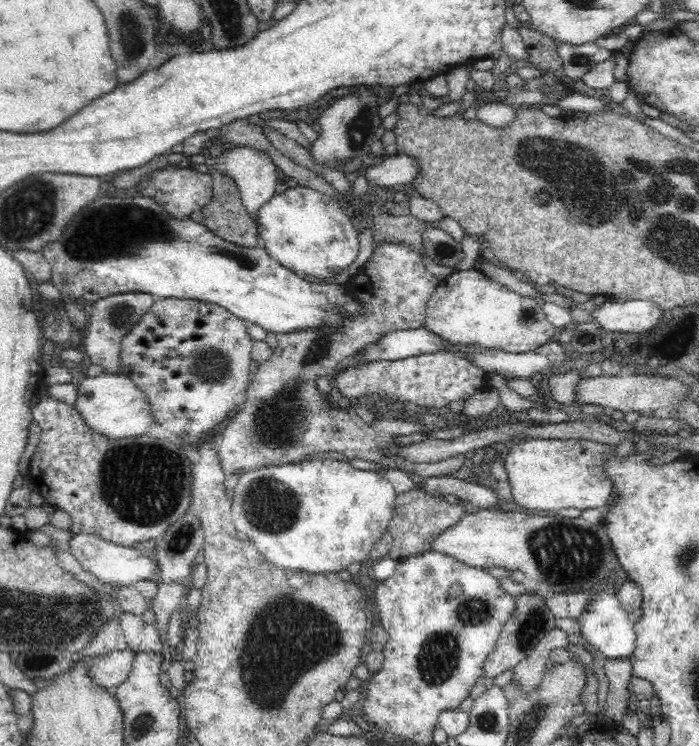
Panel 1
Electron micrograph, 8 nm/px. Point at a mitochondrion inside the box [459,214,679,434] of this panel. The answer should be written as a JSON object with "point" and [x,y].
{"point":[526,318]}

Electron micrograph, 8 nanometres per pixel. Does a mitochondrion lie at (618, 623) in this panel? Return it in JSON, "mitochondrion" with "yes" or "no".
{"mitochondrion":"no"}

